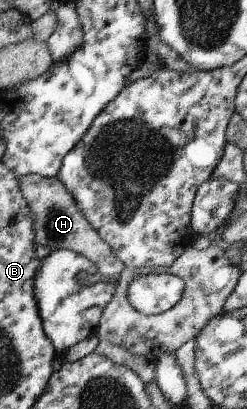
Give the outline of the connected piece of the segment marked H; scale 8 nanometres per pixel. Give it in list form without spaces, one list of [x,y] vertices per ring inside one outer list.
[[[30,173],[20,177],[20,186],[24,198],[30,204],[34,215],[35,242],[40,246],[49,246],[51,250],[70,249],[91,259],[98,266],[98,272],[90,274],[84,270],[76,275],[77,281],[83,286],[93,286],[99,281],[110,281],[116,284],[125,264],[111,250],[111,246],[100,238],[100,235],[85,218],[75,199],[56,177]]]

